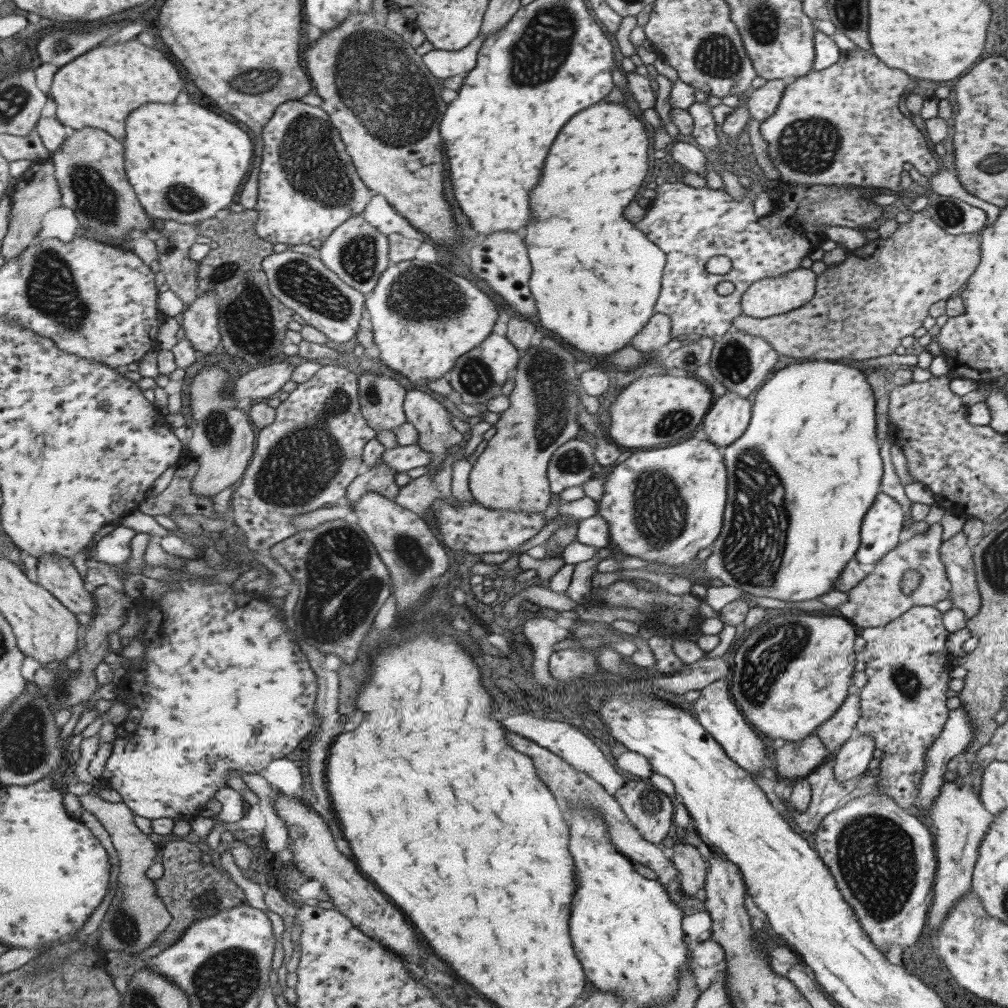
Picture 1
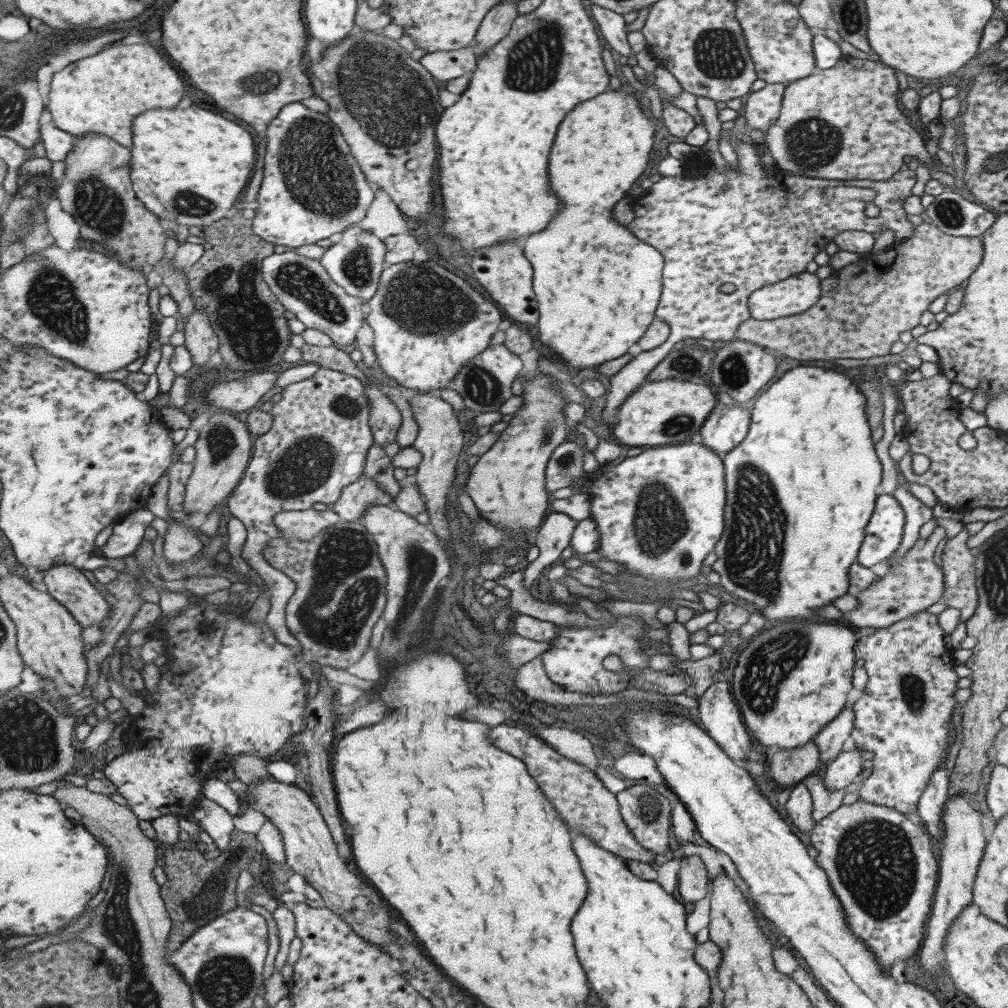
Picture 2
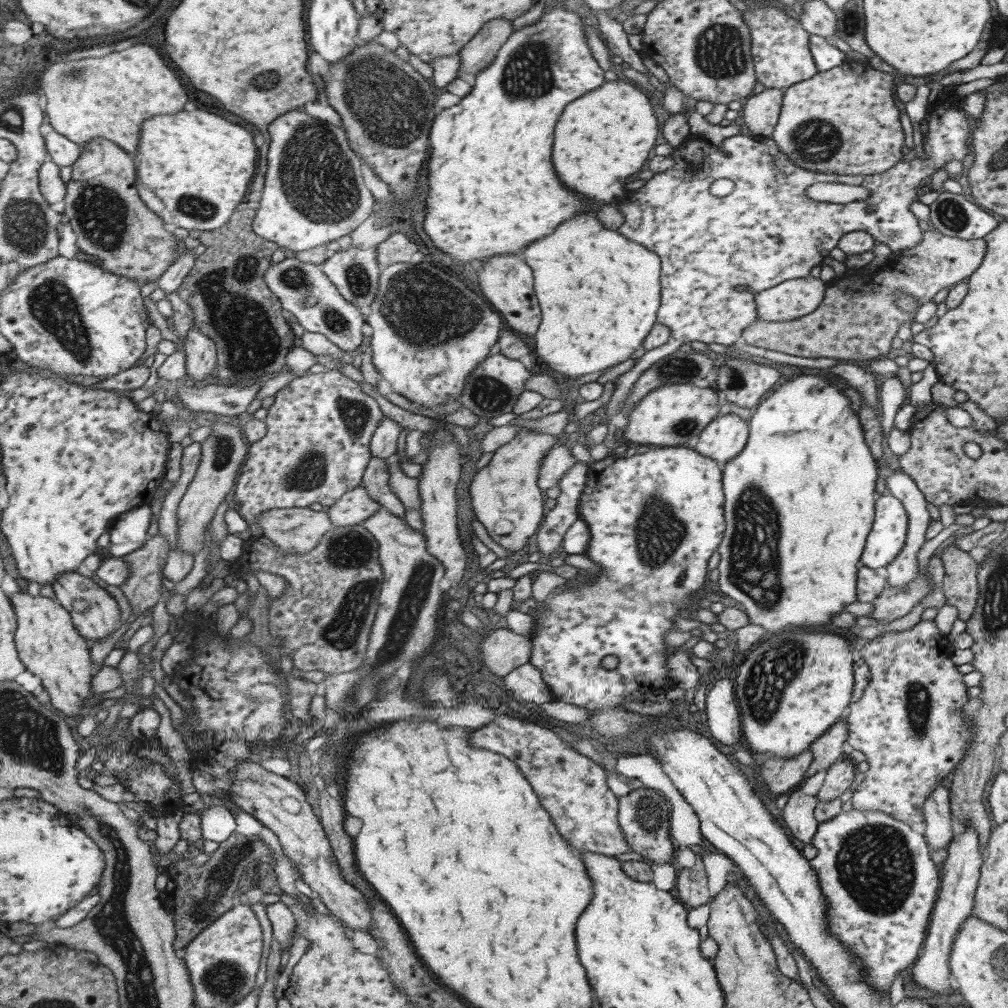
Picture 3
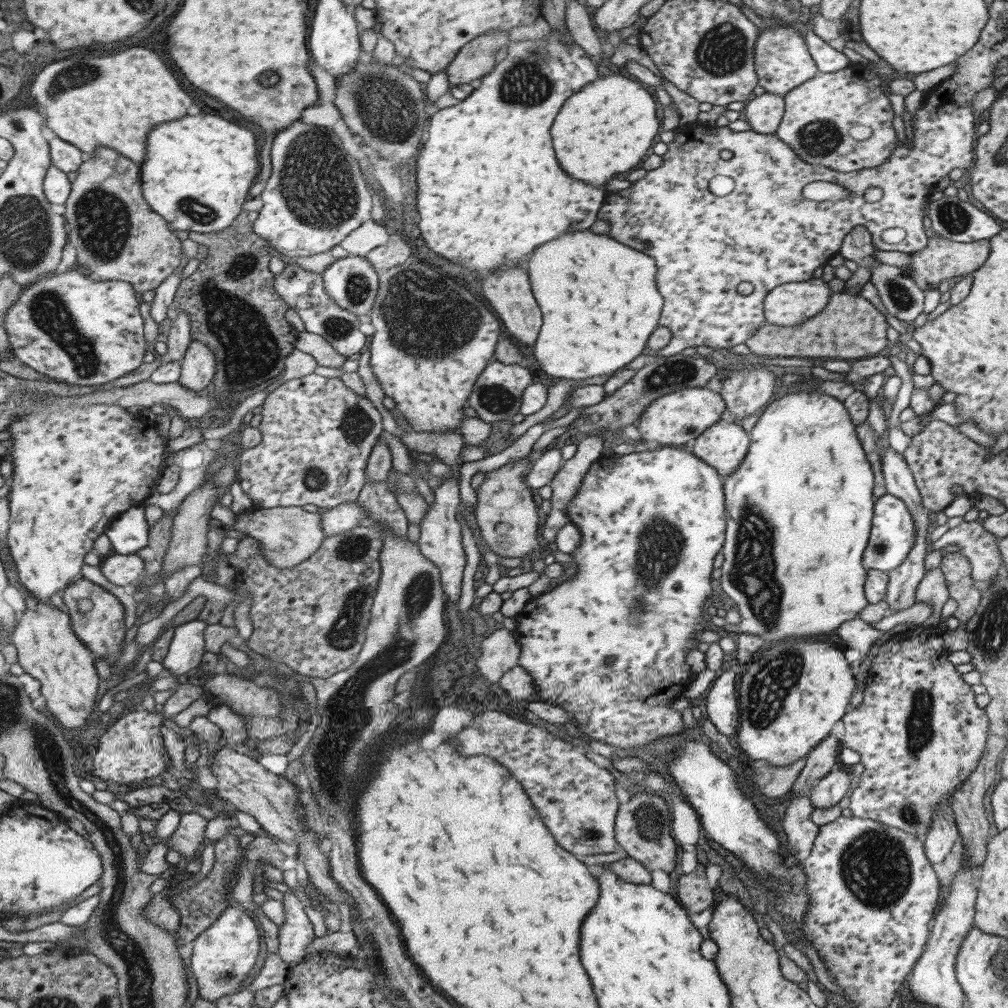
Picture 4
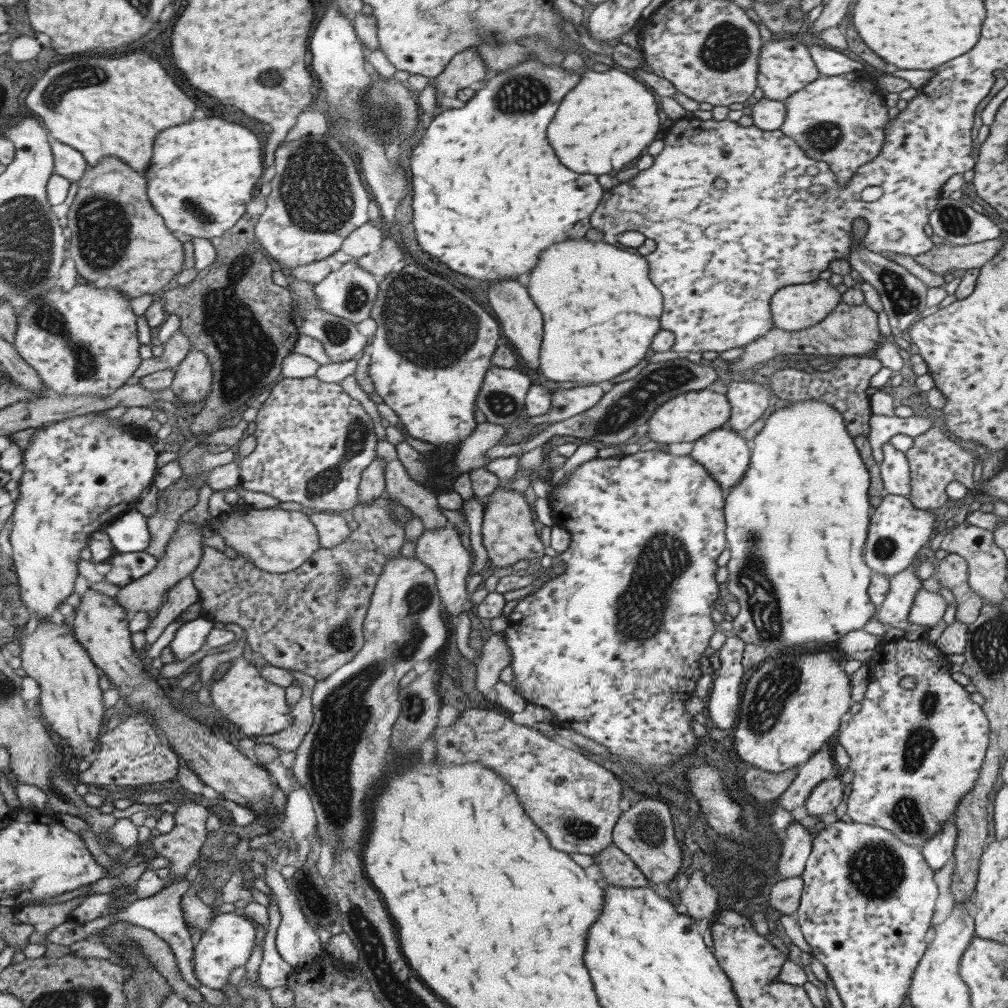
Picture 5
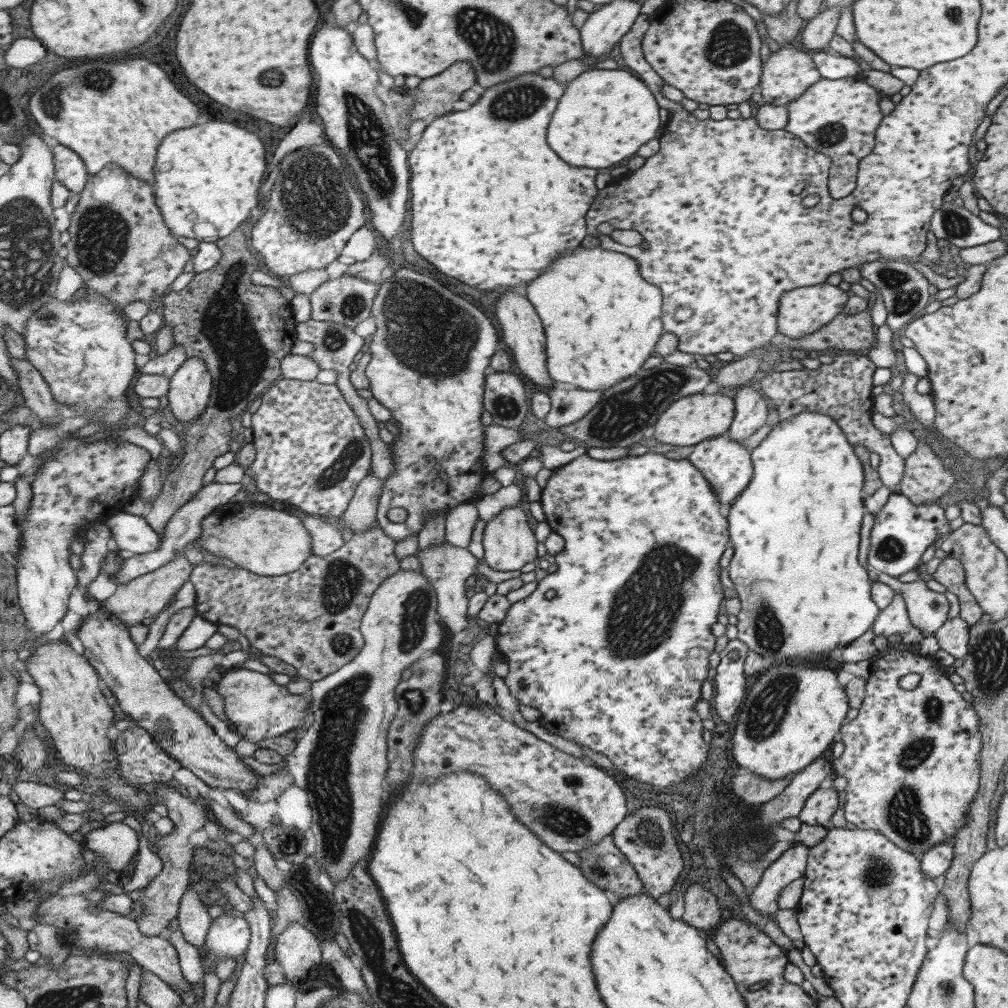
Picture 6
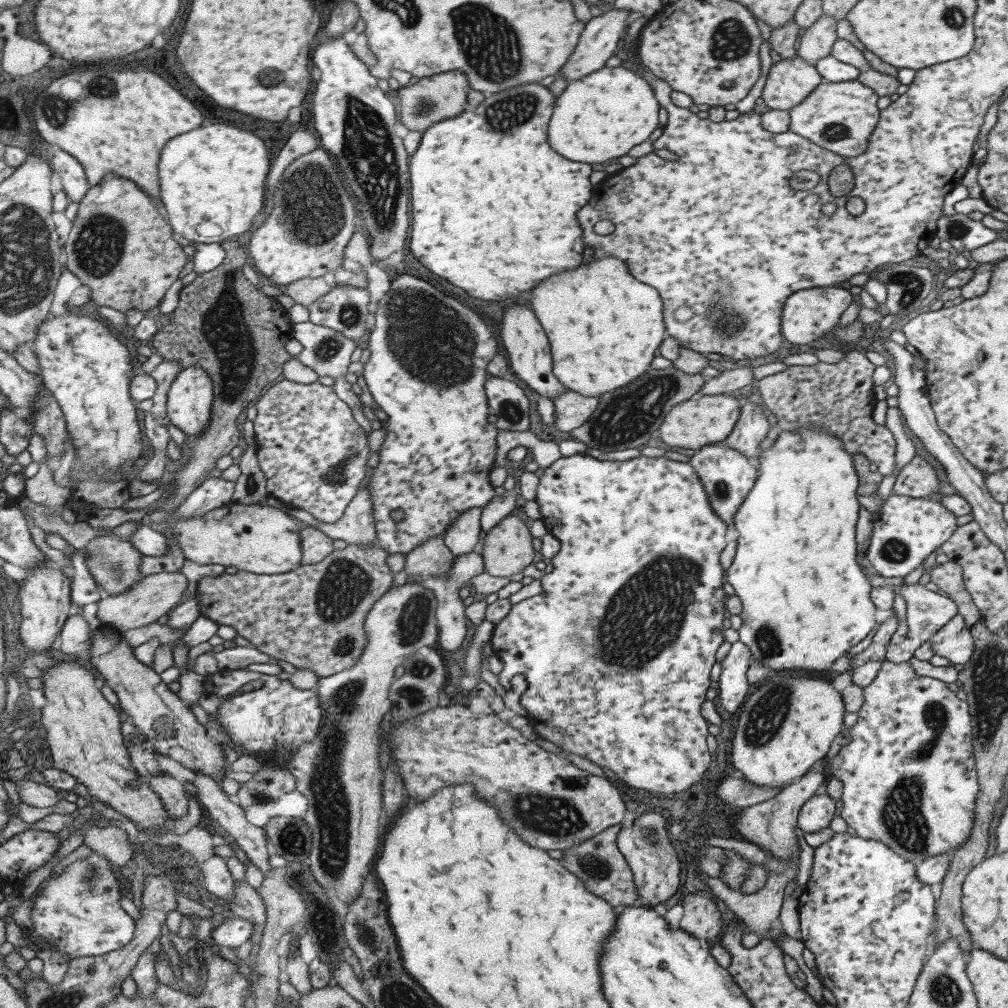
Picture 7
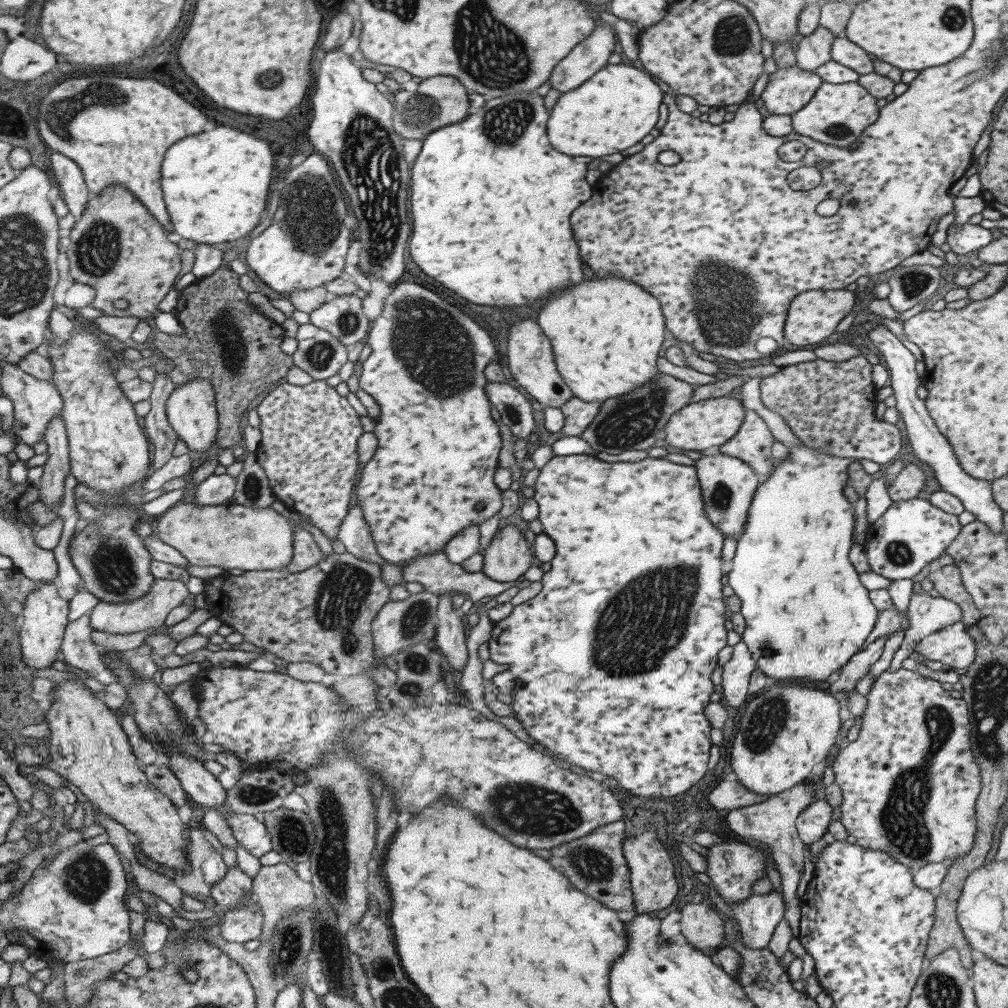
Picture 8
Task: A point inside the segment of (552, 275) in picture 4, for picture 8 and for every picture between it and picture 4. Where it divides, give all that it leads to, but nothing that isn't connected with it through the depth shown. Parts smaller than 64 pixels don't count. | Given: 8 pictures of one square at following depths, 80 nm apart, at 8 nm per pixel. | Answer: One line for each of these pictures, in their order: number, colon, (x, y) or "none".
5: (600, 312)
6: (601, 320)
7: (602, 325)
8: (605, 333)

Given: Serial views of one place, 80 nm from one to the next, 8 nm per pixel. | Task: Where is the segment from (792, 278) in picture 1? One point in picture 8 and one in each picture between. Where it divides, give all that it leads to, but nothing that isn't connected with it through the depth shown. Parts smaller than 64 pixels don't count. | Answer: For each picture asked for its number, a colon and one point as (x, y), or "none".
2: (796, 294)
3: (790, 299)
4: (791, 303)
5: (794, 307)
6: (803, 310)
7: (807, 314)
8: (811, 317)

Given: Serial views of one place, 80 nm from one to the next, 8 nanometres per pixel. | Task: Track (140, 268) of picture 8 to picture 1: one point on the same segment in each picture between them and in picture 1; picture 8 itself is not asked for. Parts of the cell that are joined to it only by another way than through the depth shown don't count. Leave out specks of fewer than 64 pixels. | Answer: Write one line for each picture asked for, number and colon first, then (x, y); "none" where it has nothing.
1: (91, 167)
2: (97, 189)
3: (113, 224)
4: (118, 235)
5: (119, 240)
6: (120, 243)
7: (121, 245)

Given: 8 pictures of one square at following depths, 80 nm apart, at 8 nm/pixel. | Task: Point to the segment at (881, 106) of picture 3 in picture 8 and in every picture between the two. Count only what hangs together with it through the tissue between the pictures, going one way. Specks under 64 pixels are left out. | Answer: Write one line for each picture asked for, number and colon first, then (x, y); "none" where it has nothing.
4: (841, 120)
5: (840, 120)
6: (838, 118)
7: (838, 116)
8: (837, 114)

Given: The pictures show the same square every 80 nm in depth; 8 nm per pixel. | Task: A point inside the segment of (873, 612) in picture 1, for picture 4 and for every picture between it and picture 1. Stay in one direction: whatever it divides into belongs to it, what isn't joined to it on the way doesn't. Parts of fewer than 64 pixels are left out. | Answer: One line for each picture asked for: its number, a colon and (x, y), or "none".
2: (913, 582)
3: (892, 603)
4: (970, 538)

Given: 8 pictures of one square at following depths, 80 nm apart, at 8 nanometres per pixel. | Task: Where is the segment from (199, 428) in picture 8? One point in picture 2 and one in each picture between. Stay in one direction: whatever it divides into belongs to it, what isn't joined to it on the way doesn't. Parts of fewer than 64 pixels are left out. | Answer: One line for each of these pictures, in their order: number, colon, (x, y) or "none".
2: (200, 338)
3: (200, 349)
4: (198, 366)
5: (193, 379)
6: (190, 386)
7: (189, 401)

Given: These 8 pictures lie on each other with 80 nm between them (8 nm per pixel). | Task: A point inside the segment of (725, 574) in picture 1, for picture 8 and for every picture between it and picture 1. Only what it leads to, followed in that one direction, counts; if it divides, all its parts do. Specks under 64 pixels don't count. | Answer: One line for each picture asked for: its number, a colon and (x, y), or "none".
2: (787, 546)
3: (790, 551)
4: (792, 560)
5: (796, 569)
6: (795, 528)
7: (805, 601)
8: (806, 610)

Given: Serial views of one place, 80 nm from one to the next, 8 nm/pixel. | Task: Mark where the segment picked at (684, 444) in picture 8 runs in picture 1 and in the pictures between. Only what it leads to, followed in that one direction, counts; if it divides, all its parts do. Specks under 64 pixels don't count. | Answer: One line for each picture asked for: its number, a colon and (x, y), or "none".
1: (662, 410)
2: (666, 411)
3: (668, 416)
4: (673, 419)
5: (686, 417)
6: (691, 419)
7: (696, 422)

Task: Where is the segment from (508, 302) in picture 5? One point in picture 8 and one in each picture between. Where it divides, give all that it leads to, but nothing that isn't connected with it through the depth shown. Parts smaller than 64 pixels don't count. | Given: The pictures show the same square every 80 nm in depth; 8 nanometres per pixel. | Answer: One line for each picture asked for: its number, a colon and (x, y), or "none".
6: (521, 330)
7: (525, 346)
8: (529, 359)

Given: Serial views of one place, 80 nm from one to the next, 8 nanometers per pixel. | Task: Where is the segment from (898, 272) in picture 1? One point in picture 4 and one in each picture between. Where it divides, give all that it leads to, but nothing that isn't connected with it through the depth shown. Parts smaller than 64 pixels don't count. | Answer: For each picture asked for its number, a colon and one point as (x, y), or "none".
2: (862, 308)
3: (856, 319)
4: (849, 327)

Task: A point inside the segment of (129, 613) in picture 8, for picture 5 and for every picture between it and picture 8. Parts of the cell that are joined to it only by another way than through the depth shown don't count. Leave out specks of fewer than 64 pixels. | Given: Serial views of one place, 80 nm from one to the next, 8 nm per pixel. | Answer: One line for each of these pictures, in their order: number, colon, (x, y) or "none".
5: (181, 559)
6: (147, 596)
7: (157, 595)

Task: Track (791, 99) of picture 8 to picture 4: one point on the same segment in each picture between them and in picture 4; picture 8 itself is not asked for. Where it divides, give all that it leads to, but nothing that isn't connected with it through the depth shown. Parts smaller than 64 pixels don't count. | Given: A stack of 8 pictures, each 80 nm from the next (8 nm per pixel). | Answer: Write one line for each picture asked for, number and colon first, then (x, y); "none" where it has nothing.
4: (781, 60)
5: (784, 64)
6: (787, 73)
7: (789, 81)

